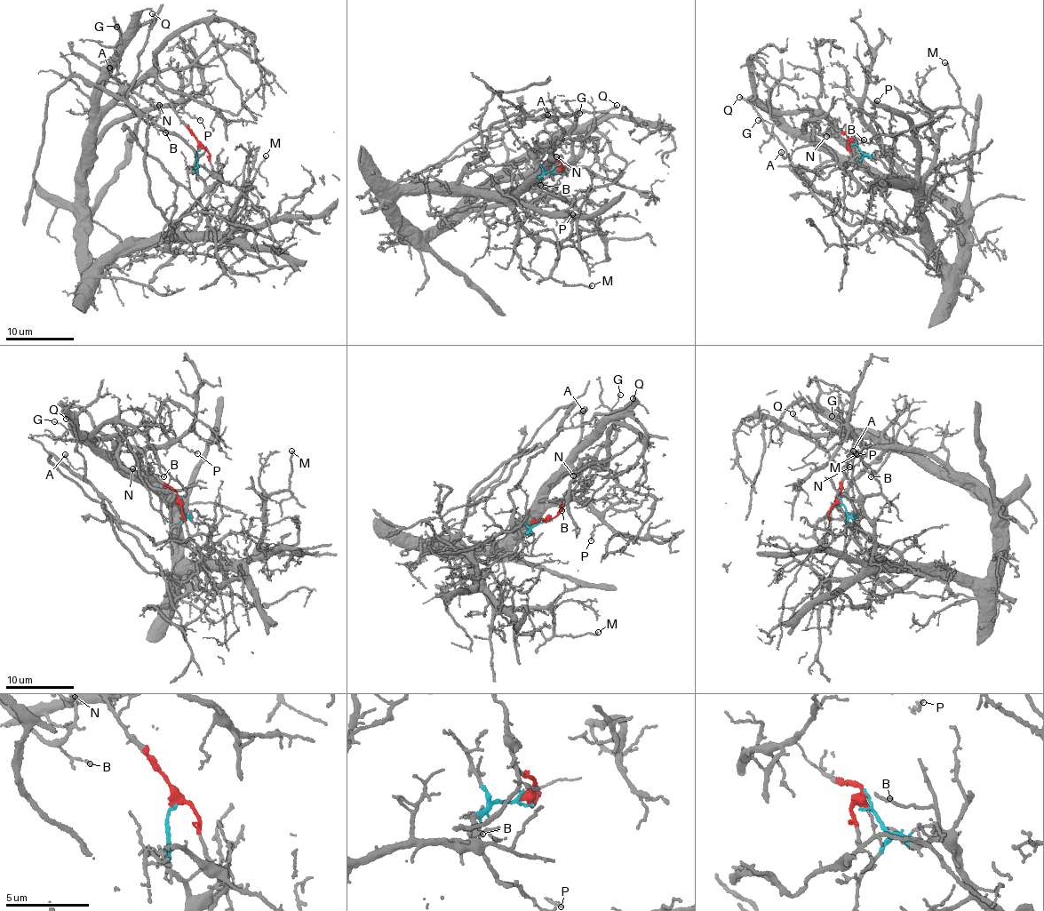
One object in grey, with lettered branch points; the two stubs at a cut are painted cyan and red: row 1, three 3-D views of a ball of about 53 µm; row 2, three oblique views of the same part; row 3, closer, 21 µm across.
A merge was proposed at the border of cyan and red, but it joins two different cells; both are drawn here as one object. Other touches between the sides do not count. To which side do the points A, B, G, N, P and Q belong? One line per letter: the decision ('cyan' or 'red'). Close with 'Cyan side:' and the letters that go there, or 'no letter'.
A: red
B: cyan
G: cyan
N: cyan
P: cyan
Q: red
Cyan side: B, G, N, P

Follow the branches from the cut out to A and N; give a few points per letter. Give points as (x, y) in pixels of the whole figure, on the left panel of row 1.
A: (198, 147), (208, 152), (215, 173), (195, 166), (183, 140), (128, 101), (131, 84), (119, 80), (108, 67)
N: (199, 147), (203, 191), (172, 228), (92, 265), (83, 199), (99, 119), (128, 90), (159, 105)

